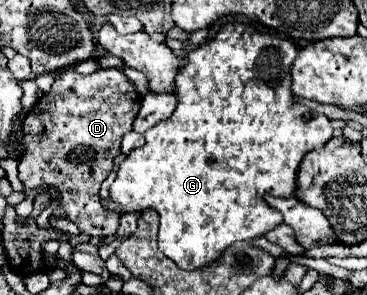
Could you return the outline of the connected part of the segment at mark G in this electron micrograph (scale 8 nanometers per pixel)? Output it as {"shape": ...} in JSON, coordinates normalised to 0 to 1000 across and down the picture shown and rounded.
{"shape":[[[616,81],[605,95],[605,108],[572,136],[561,156],[540,156],[534,169],[523,169],[512,183],[512,210],[485,237],[480,258],[480,332],[485,332],[485,359],[474,373],[474,386],[447,407],[441,420],[425,420],[420,434],[392,447],[398,488],[387,502],[360,508],[343,542],[327,556],[322,569],[322,597],[311,610],[311,624],[300,631],[300,678],[332,698],[332,725],[349,719],[387,719],[403,705],[420,708],[433,729],[431,780],[431,841],[436,854],[474,881],[496,915],[540,915],[556,908],[589,881],[599,881],[599,868],[610,861],[610,847],[649,820],[649,814],[698,814],[714,807],[725,786],[747,780],[757,759],[768,759],[768,725],[741,712],[725,685],[719,664],[736,658],[752,668],[790,668],[807,651],[807,590],[817,569],[823,536],[856,508],[856,502],[877,502],[899,468],[905,468],[905,420],[883,386],[866,386],[856,373],[845,373],[839,359],[807,353],[796,339],[796,312],[790,312],[790,231],[801,210],[801,190],[812,183],[812,163],[796,136],[768,136],[768,129],[747,129],[736,115],[714,115],[698,108],[687,88],[676,81]]]}

